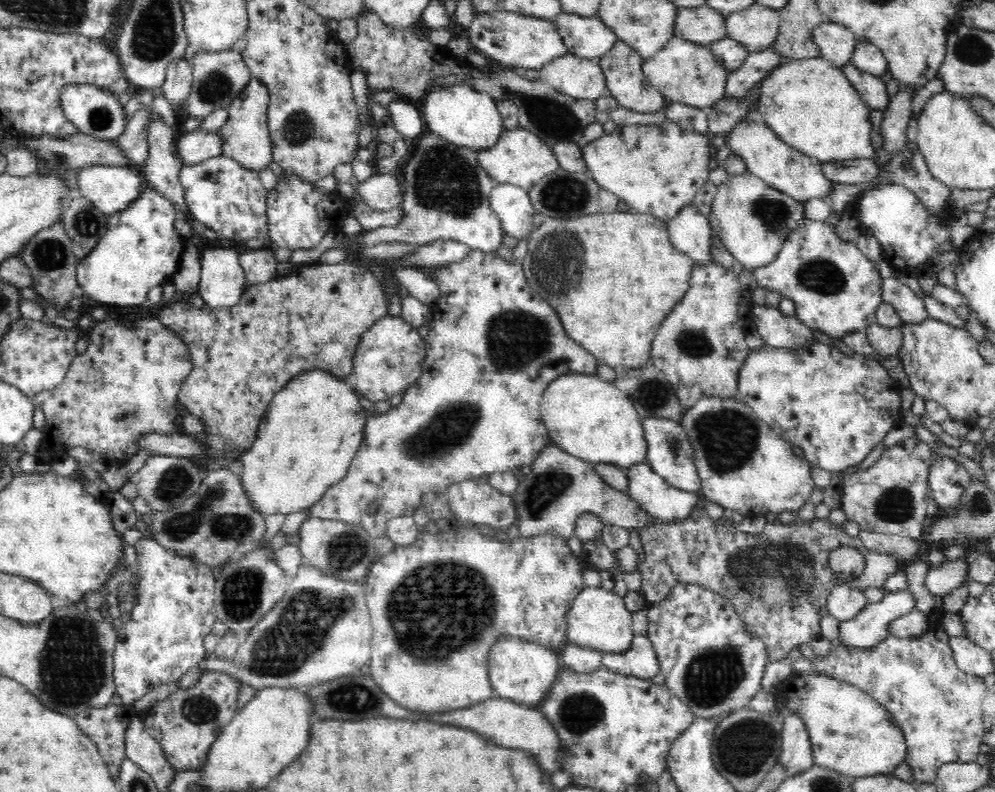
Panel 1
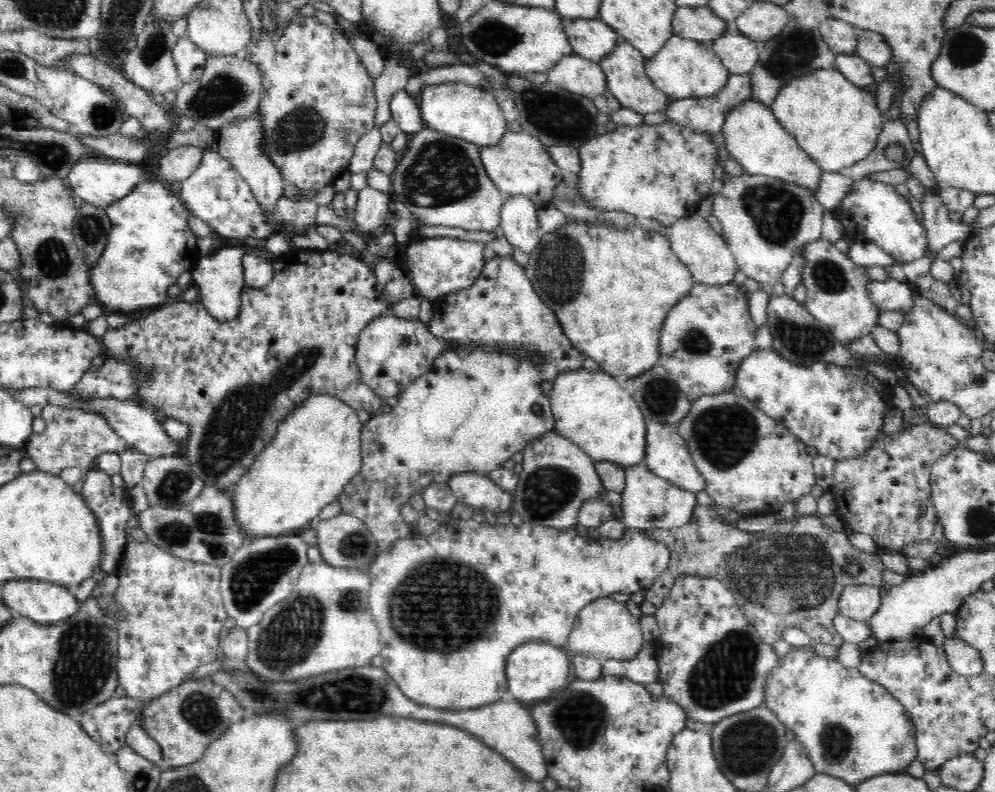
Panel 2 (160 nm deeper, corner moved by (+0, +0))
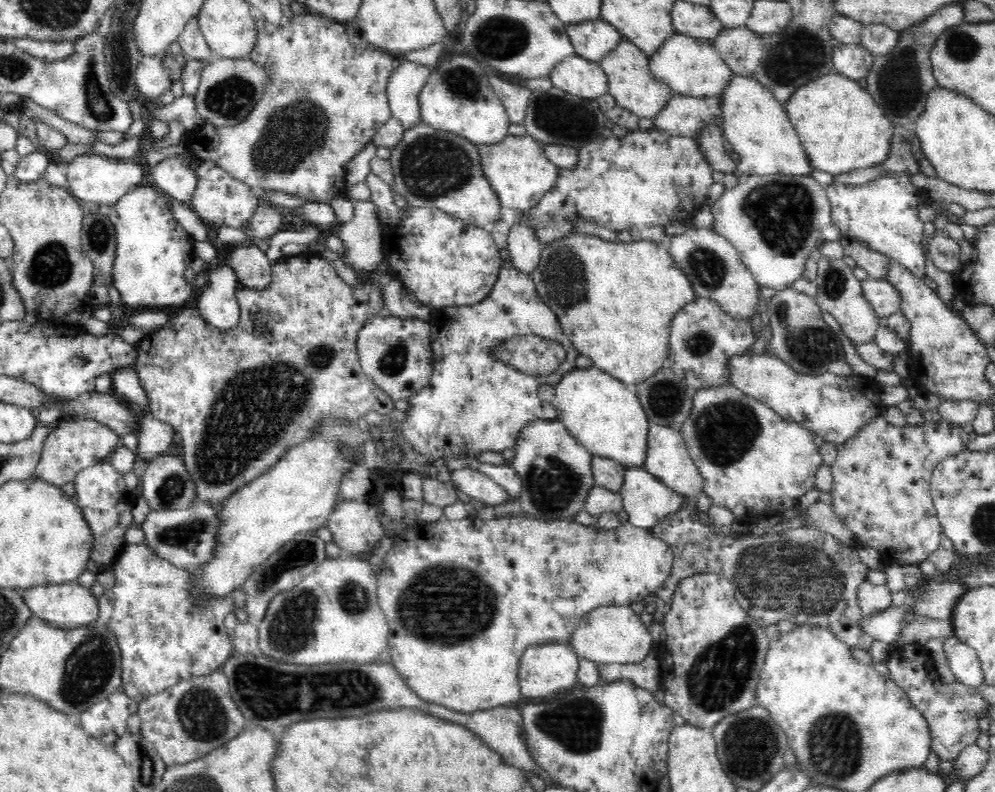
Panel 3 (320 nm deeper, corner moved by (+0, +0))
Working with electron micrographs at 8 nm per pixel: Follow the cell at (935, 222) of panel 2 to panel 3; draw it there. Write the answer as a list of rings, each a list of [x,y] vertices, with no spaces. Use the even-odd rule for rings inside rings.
[[[937,230],[934,237],[928,240],[928,252],[936,268],[942,272],[955,273],[964,263],[960,261],[960,246],[948,234]]]

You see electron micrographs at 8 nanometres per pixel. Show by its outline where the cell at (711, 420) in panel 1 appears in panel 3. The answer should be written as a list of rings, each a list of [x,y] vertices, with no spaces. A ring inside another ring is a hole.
[[[730,382],[694,391],[692,402],[691,414],[681,425],[680,433],[693,464],[704,477],[703,491],[710,496],[711,504],[759,517],[763,512],[791,509],[802,495],[815,487],[816,470],[823,464],[823,458],[808,429],[746,396]]]

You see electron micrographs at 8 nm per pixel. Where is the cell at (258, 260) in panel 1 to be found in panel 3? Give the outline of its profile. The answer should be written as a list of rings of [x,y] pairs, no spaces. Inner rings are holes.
[[[256,244],[249,247],[236,247],[227,256],[225,262],[233,268],[243,288],[258,290],[270,284],[272,263]]]

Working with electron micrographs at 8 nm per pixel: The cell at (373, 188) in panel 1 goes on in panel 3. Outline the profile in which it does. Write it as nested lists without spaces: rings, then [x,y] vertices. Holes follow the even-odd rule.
[[[352,200],[354,217],[340,226],[338,238],[344,244],[344,253],[339,254],[346,268],[355,270],[358,276],[377,271],[378,264],[386,254],[383,228],[378,219],[376,205]]]

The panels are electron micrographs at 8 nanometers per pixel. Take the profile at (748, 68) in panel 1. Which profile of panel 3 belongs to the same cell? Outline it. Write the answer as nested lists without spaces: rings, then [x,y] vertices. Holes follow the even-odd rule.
[[[673,95],[653,118],[653,124],[670,136],[696,137],[700,129],[721,120],[721,99]]]

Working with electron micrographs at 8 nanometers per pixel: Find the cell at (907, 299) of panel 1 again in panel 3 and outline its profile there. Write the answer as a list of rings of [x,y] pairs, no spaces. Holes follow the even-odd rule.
[[[867,278],[861,282],[863,296],[881,321],[901,311],[900,294],[895,286],[882,279]]]

